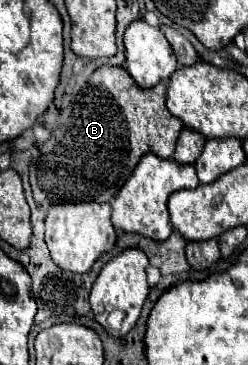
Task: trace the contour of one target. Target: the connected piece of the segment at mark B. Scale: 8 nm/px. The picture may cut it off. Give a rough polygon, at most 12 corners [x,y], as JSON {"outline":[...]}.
{"outline":[[99,66],[29,162],[37,204],[111,204],[183,128]]}

